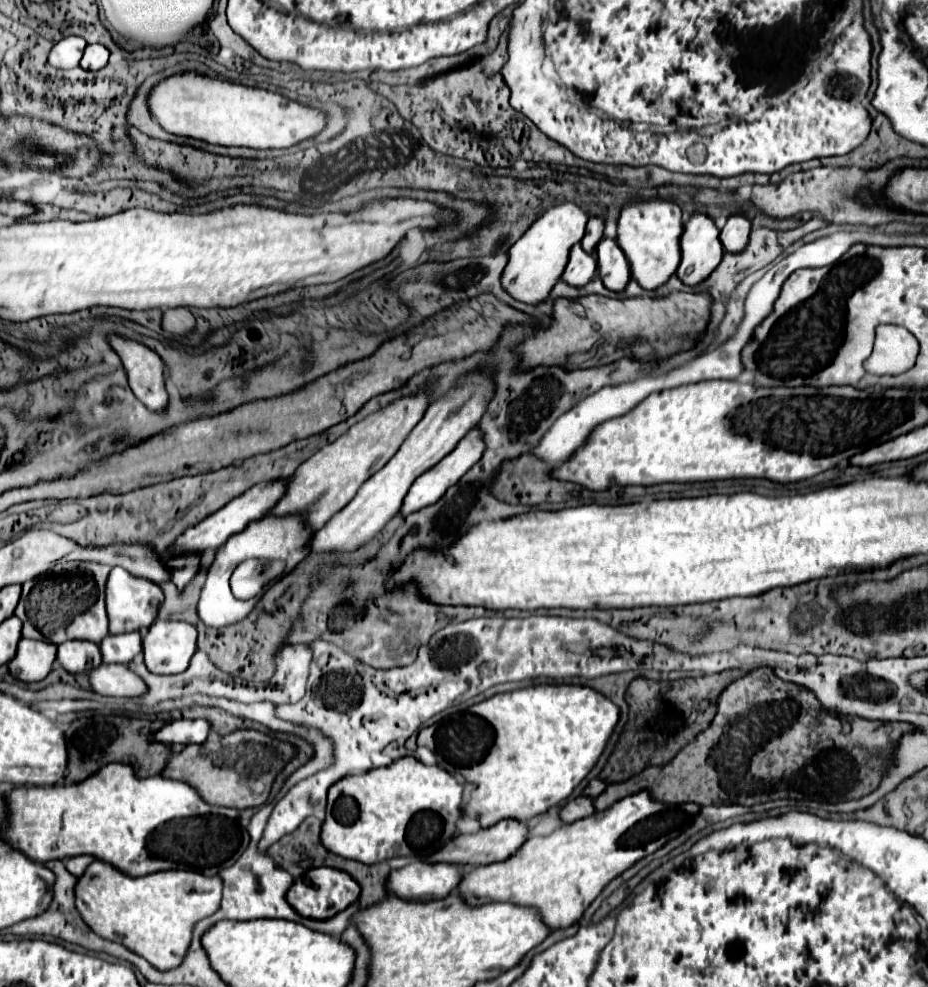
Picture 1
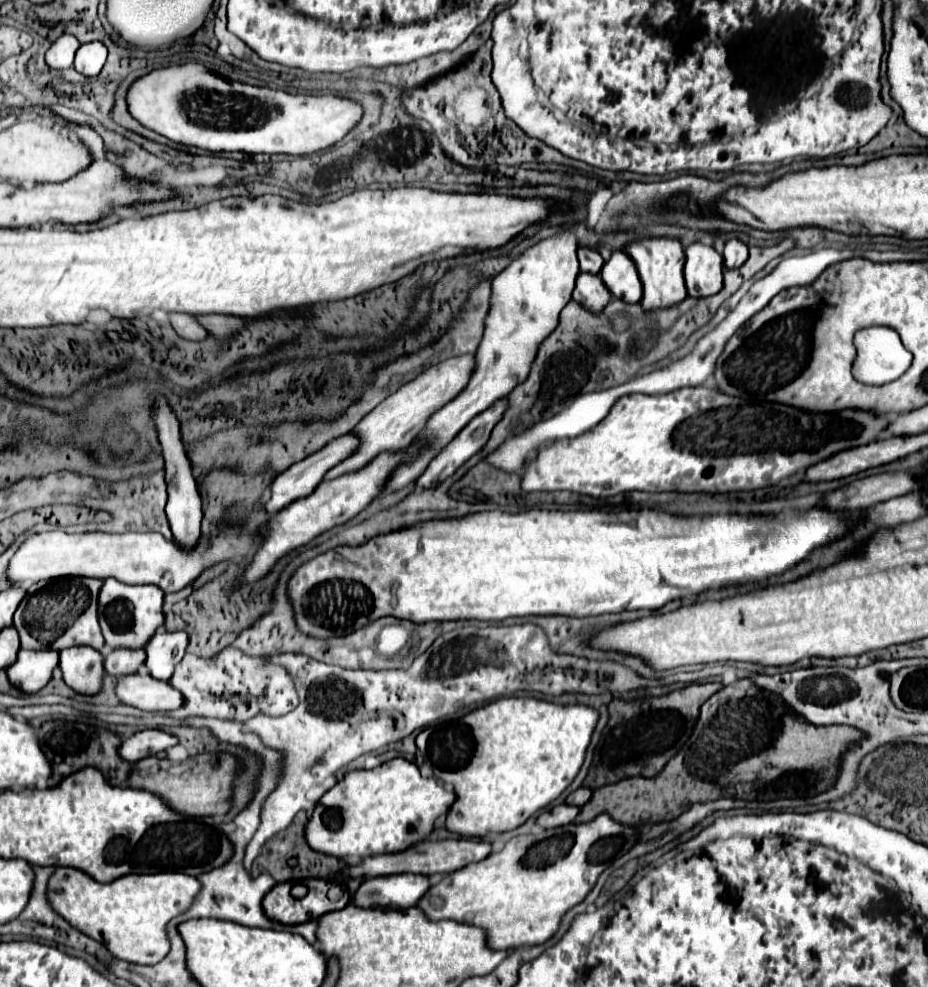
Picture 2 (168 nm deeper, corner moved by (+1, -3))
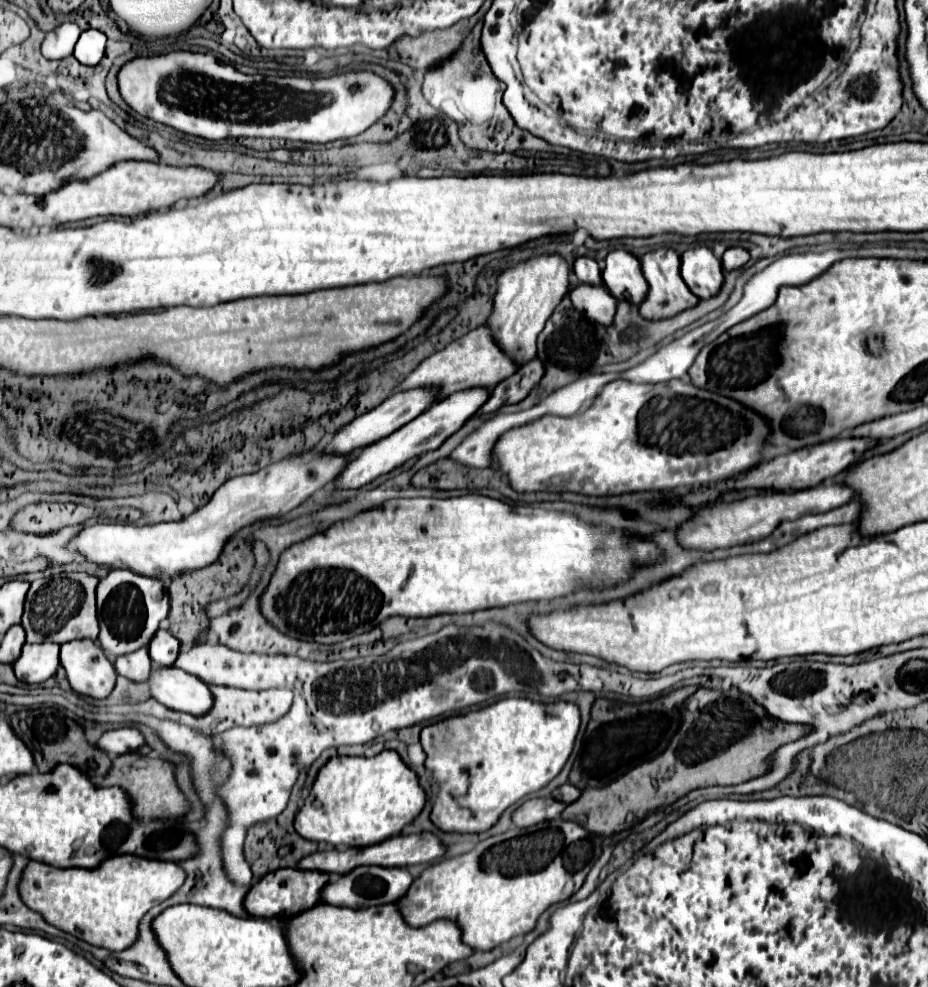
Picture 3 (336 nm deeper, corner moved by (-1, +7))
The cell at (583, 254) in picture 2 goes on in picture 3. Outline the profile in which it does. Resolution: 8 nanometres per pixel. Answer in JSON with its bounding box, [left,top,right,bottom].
[574,258,602,284]

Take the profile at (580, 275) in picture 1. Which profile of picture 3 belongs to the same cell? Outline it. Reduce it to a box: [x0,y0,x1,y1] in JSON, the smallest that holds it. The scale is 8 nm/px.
[568,284,616,326]

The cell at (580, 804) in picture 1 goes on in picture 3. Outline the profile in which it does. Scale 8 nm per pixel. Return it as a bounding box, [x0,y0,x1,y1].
[512,798,566,828]

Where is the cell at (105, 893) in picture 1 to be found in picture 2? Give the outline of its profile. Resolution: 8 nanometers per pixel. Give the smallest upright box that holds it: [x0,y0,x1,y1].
[48,868,202,964]

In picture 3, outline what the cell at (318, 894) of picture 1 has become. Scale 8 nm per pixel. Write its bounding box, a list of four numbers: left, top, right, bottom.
[244,868,328,918]

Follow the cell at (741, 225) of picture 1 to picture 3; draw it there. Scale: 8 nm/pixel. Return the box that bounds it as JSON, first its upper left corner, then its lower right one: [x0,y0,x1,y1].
[722,248,750,272]

